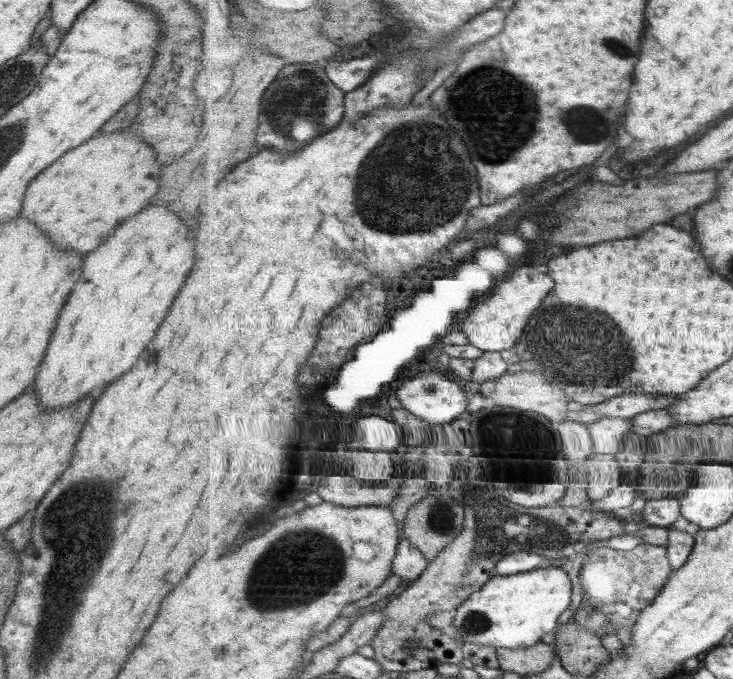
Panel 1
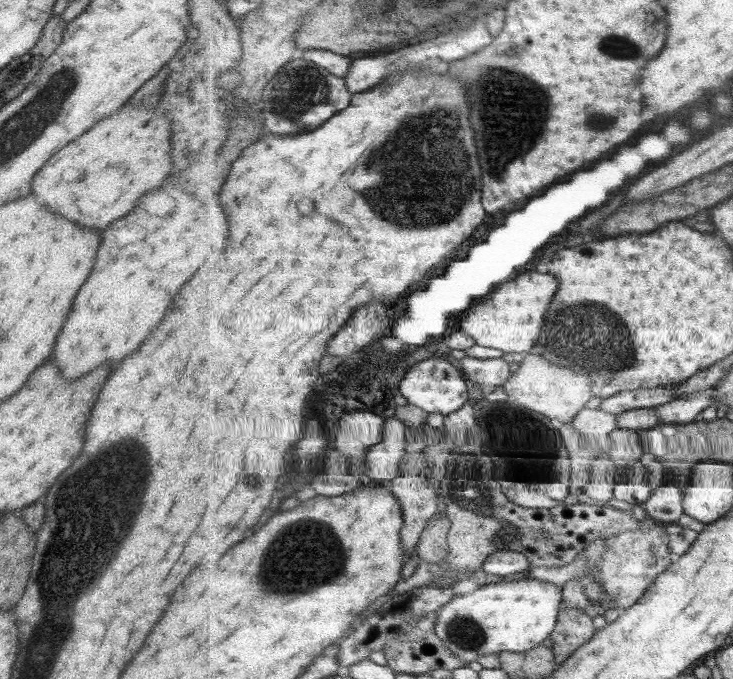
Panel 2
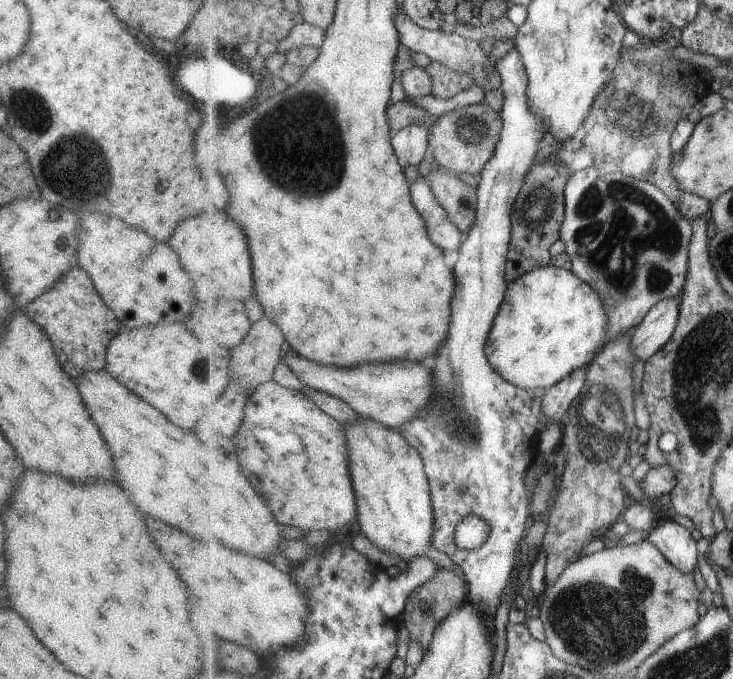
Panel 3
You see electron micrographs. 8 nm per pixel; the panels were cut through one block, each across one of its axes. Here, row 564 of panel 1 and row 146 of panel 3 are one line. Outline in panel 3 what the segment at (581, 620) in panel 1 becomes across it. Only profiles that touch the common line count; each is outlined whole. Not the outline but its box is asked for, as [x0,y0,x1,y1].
[580,59,715,206]

